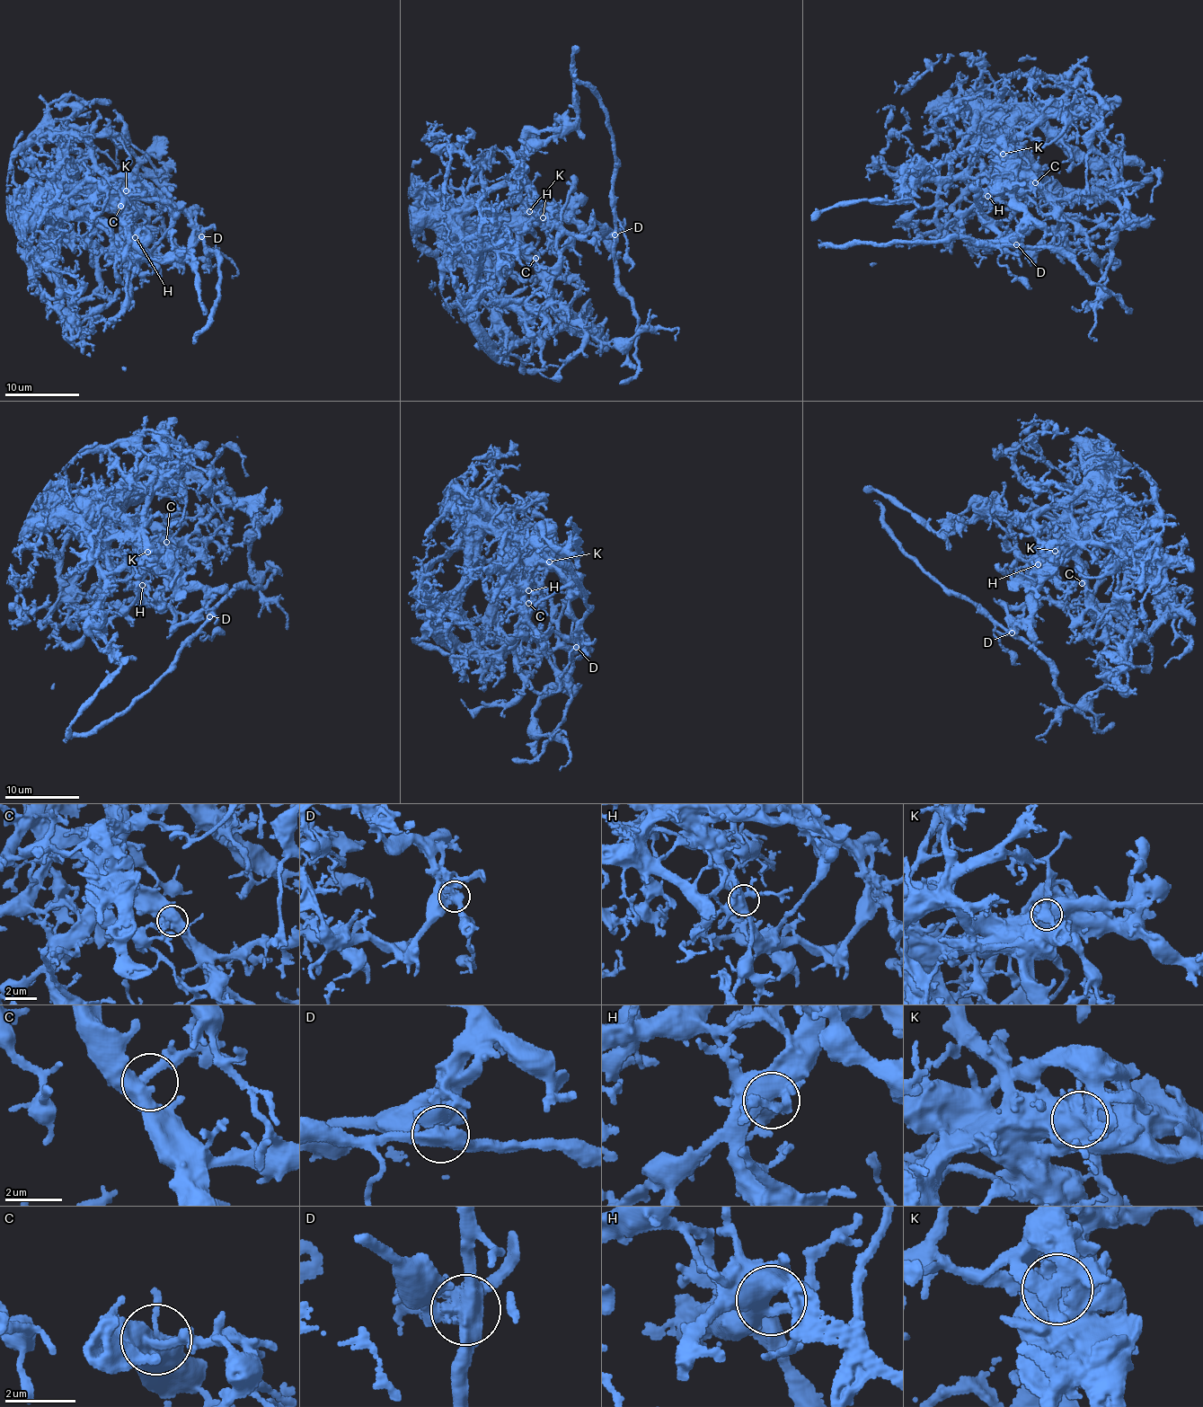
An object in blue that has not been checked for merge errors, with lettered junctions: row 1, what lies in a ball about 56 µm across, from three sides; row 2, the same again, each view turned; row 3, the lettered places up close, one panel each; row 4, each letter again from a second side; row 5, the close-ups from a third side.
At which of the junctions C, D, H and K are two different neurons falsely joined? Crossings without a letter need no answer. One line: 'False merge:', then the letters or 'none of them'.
False merge: D, K

